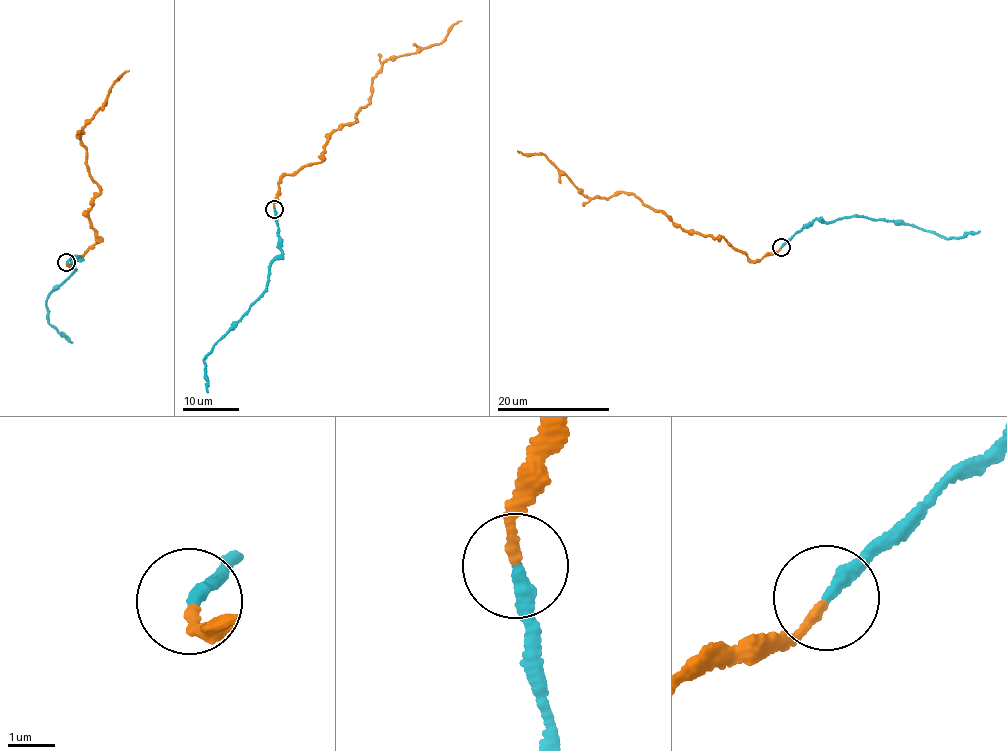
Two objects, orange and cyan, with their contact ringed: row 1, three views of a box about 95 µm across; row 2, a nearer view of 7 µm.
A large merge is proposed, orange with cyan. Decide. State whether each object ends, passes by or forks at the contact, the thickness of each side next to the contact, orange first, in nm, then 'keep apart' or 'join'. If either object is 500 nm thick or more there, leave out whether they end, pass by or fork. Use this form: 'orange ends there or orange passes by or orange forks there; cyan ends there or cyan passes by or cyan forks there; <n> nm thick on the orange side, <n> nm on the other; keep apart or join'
orange ends there; cyan ends there; 170 nm thick on the orange side, 280 nm on the other; join

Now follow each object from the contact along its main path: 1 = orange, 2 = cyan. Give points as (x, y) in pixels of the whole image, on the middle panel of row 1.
1: (274, 209), (281, 179), (322, 160), (327, 137), (368, 104), (381, 64), (440, 42), (461, 21)
2: (274, 209), (281, 252), (269, 269), (268, 285), (213, 345), (204, 361), (207, 393)

